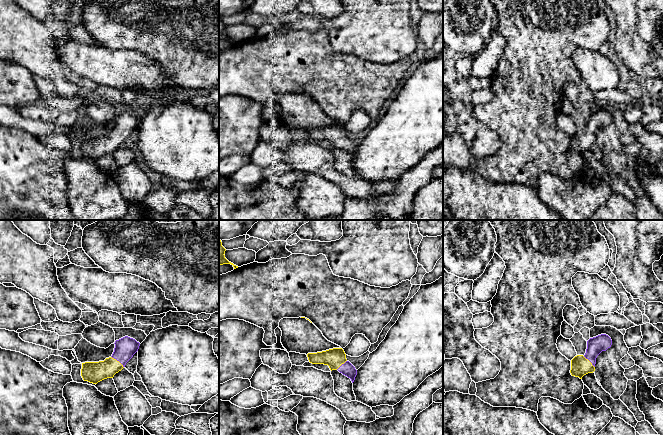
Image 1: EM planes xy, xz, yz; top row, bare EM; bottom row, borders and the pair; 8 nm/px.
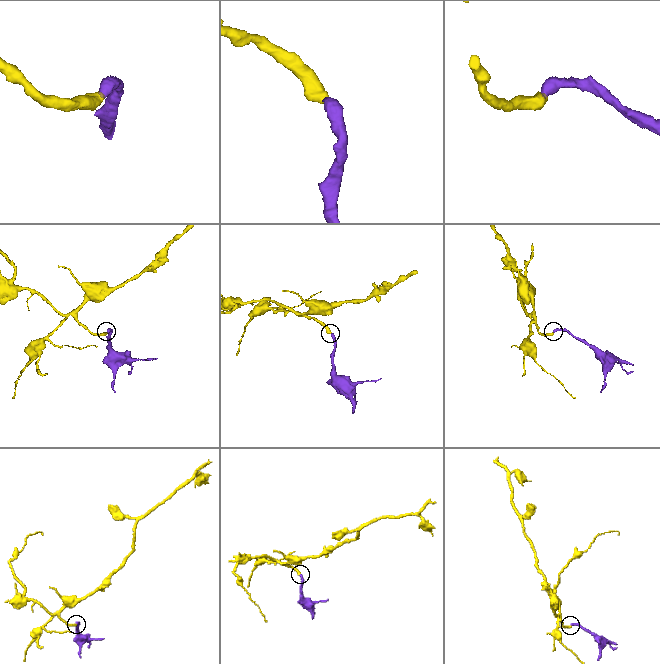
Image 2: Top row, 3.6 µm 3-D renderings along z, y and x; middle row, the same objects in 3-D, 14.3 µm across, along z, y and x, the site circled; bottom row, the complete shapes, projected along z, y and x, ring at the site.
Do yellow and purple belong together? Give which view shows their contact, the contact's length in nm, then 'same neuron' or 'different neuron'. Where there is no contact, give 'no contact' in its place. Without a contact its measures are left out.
meets yellow in xy; contact 140 nm long; same neuron

